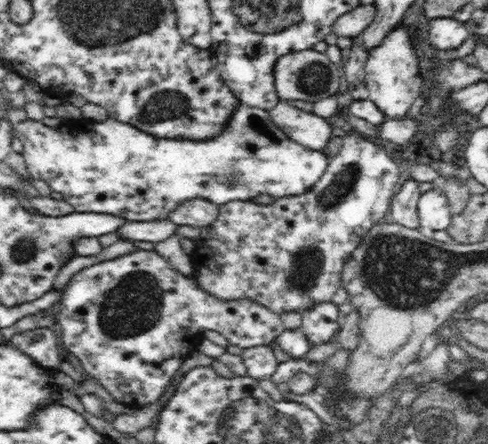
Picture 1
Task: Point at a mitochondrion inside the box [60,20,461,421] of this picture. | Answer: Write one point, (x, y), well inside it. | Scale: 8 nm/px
(132, 306)

